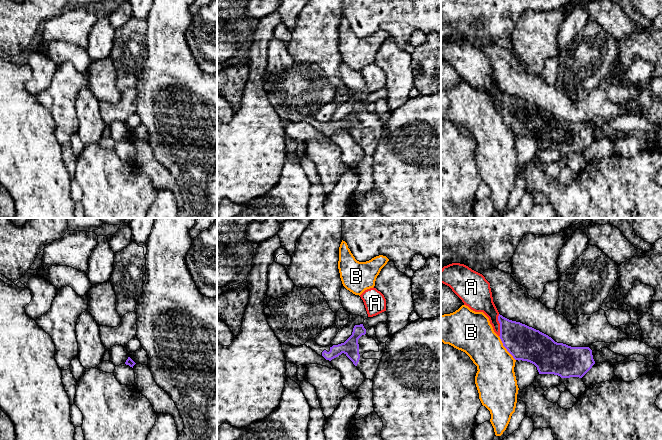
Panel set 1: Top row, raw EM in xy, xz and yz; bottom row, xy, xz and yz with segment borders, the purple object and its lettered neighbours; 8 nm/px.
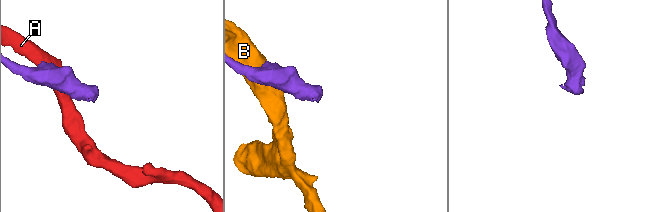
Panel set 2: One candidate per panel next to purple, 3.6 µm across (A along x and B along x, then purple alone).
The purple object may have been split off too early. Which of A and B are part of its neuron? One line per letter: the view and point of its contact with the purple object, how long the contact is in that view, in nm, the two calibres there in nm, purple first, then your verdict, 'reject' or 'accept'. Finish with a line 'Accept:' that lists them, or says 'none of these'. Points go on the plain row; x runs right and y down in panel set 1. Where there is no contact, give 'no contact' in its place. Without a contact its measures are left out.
A: yz (500, 101) | 180 nm | 280/180 nm | reject
B: yz (505, 123) | 240 nm | 280/300 nm | reject
Accept: none of these

